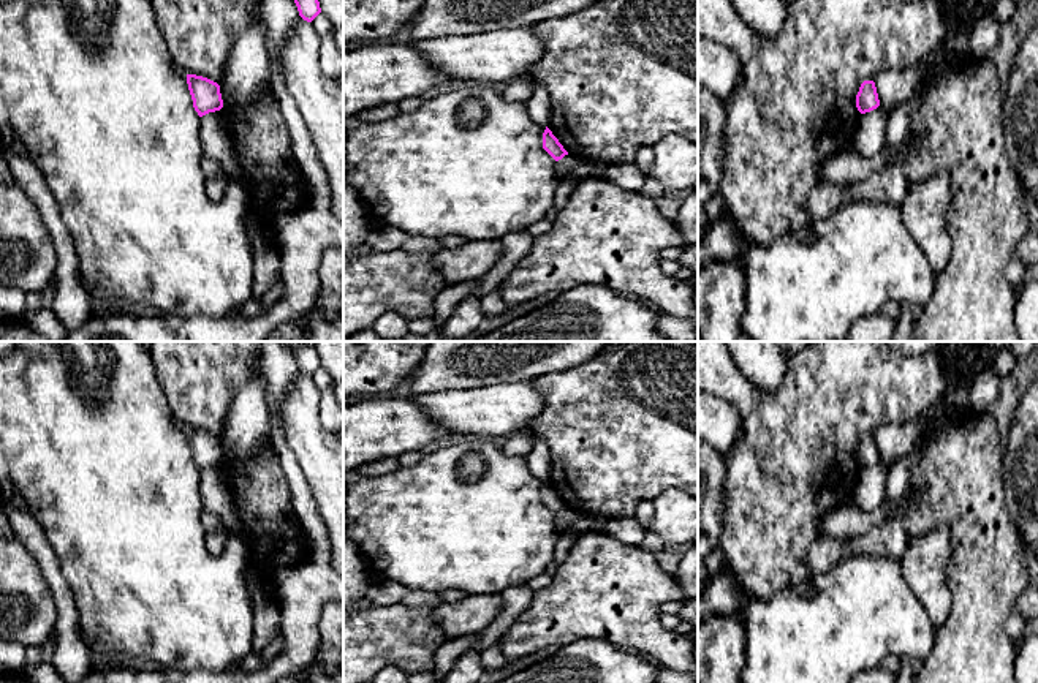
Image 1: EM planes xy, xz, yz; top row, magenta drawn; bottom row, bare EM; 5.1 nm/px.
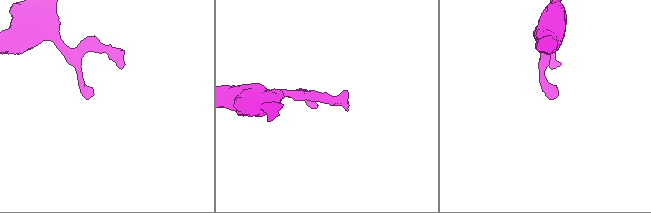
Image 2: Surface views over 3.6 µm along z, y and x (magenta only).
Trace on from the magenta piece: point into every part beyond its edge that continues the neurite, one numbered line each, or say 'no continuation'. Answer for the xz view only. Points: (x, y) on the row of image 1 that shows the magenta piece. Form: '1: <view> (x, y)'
no continuation

